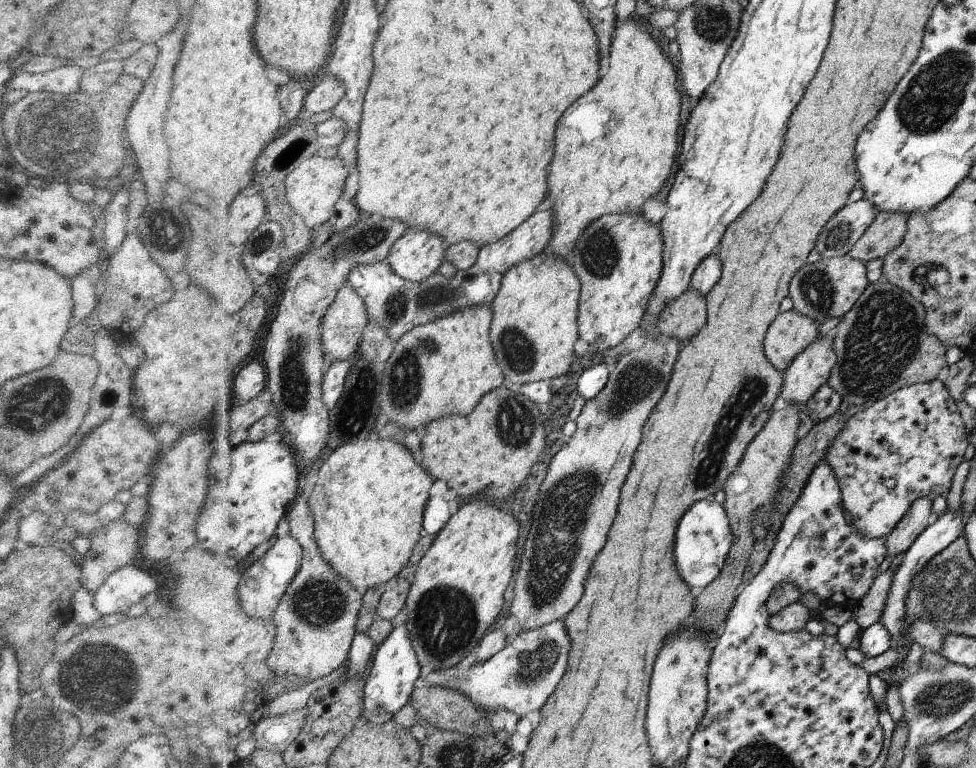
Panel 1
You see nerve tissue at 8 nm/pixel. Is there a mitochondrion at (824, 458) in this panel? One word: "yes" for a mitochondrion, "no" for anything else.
no

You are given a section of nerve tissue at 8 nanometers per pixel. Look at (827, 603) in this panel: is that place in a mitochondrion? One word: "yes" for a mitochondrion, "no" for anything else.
no

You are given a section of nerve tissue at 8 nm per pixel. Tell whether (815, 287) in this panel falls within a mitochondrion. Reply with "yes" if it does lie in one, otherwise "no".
yes

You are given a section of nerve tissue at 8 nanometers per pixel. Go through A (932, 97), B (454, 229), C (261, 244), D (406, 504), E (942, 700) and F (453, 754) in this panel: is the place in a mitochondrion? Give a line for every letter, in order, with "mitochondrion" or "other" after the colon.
A: mitochondrion
B: other
C: mitochondrion
D: other
E: mitochondrion
F: mitochondrion

